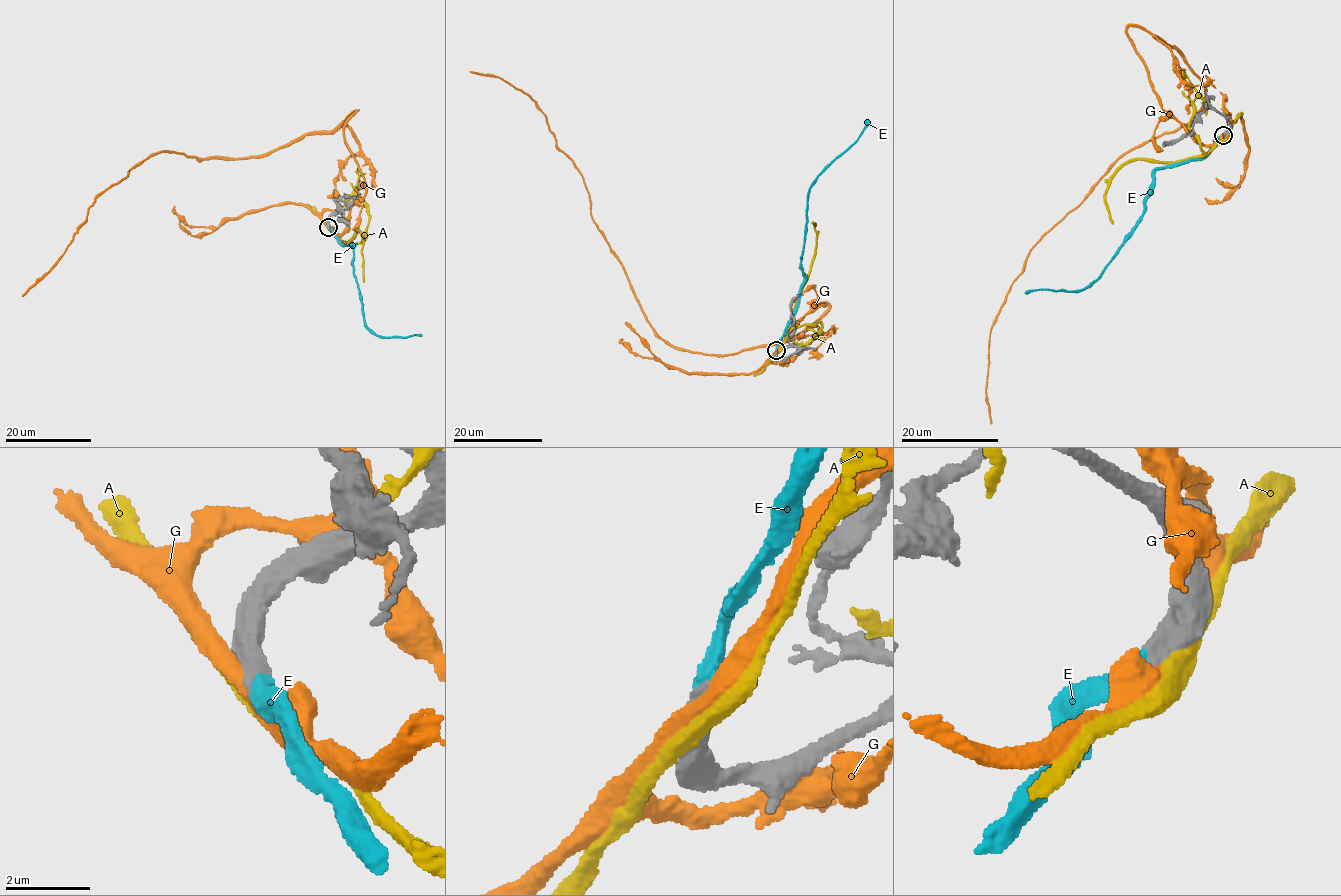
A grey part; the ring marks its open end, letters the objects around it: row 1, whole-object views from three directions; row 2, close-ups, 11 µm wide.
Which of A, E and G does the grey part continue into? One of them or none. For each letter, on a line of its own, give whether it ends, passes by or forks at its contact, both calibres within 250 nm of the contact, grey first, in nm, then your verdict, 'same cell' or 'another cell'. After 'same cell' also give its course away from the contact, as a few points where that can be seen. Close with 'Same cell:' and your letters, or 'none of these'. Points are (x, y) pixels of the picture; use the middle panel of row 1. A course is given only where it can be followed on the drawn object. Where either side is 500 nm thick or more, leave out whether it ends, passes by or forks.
A: 550 nm thick on the grey side, 440 nm on the other; another cell
E: 500 nm thick on the grey side, 480 nm on the other; same cell; it runs (776, 351), (804, 278), (800, 256), (808, 191), (821, 172), (857, 140), (868, 120)
G: 600 nm thick on the grey side, 400 nm on the other; another cell
Same cell: E

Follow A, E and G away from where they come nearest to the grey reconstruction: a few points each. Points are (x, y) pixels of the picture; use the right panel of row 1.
A: (1228, 132), (1228, 138), (1204, 153), (1169, 162), (1135, 159), (1120, 168), (1106, 192), (1106, 207), (1113, 223)
E: (1224, 135), (1201, 157), (1155, 171), (1154, 187), (1140, 222), (1099, 279), (1075, 290), (1046, 288), (1025, 292)
G: (1224, 134), (1161, 107), (1129, 27), (1205, 103), (1030, 252), (992, 327), (991, 424)

